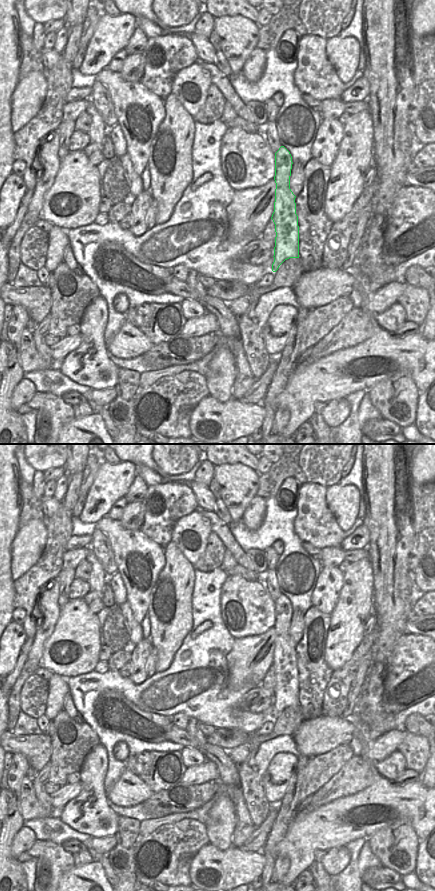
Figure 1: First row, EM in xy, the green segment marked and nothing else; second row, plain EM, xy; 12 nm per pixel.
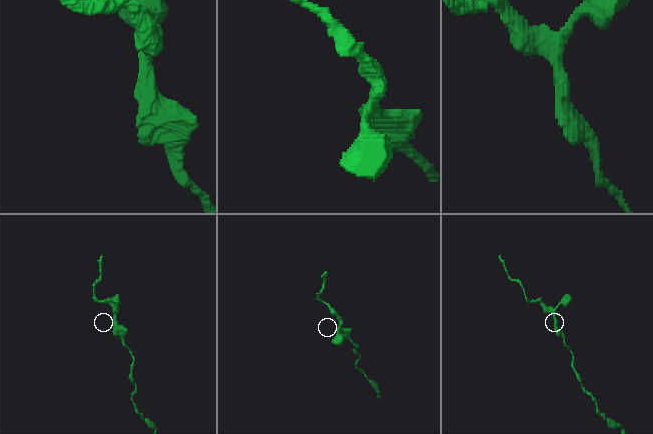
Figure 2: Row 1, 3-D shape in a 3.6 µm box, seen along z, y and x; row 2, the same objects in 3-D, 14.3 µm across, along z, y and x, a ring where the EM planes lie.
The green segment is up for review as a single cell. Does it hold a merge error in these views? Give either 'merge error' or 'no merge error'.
no merge error

